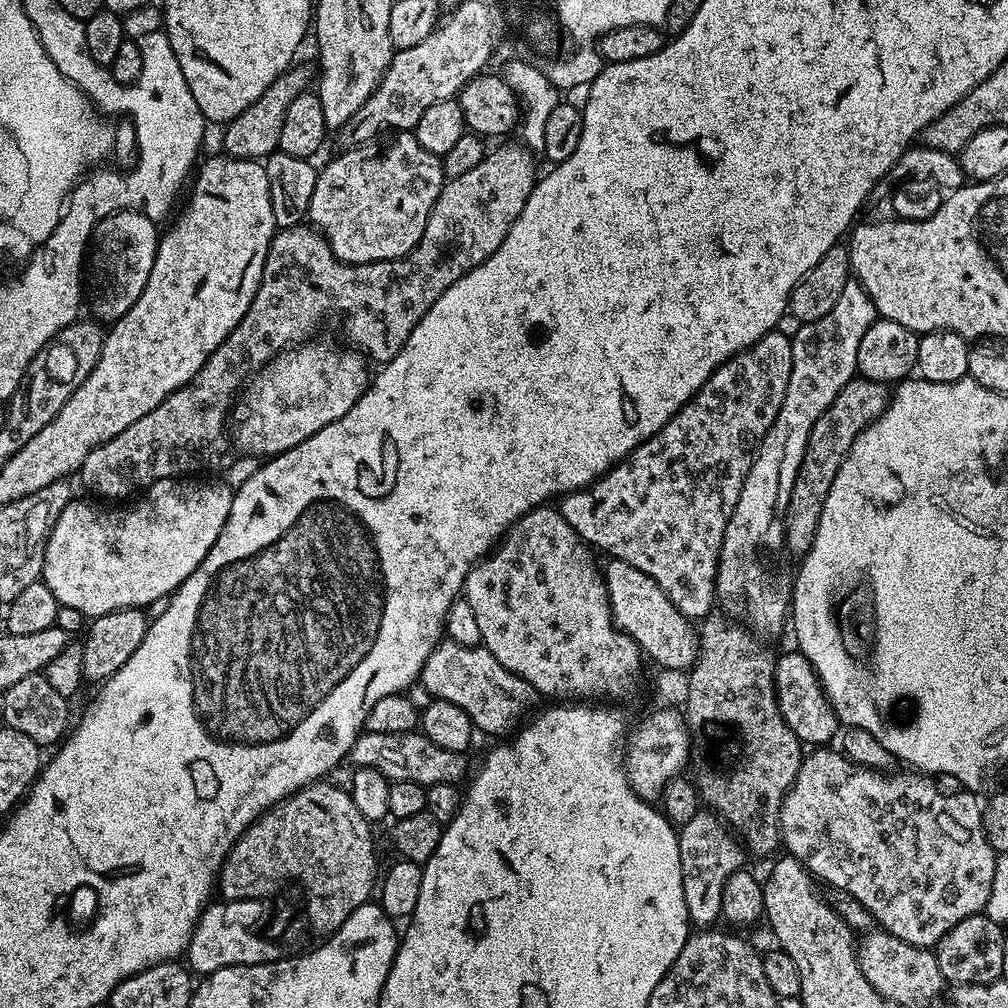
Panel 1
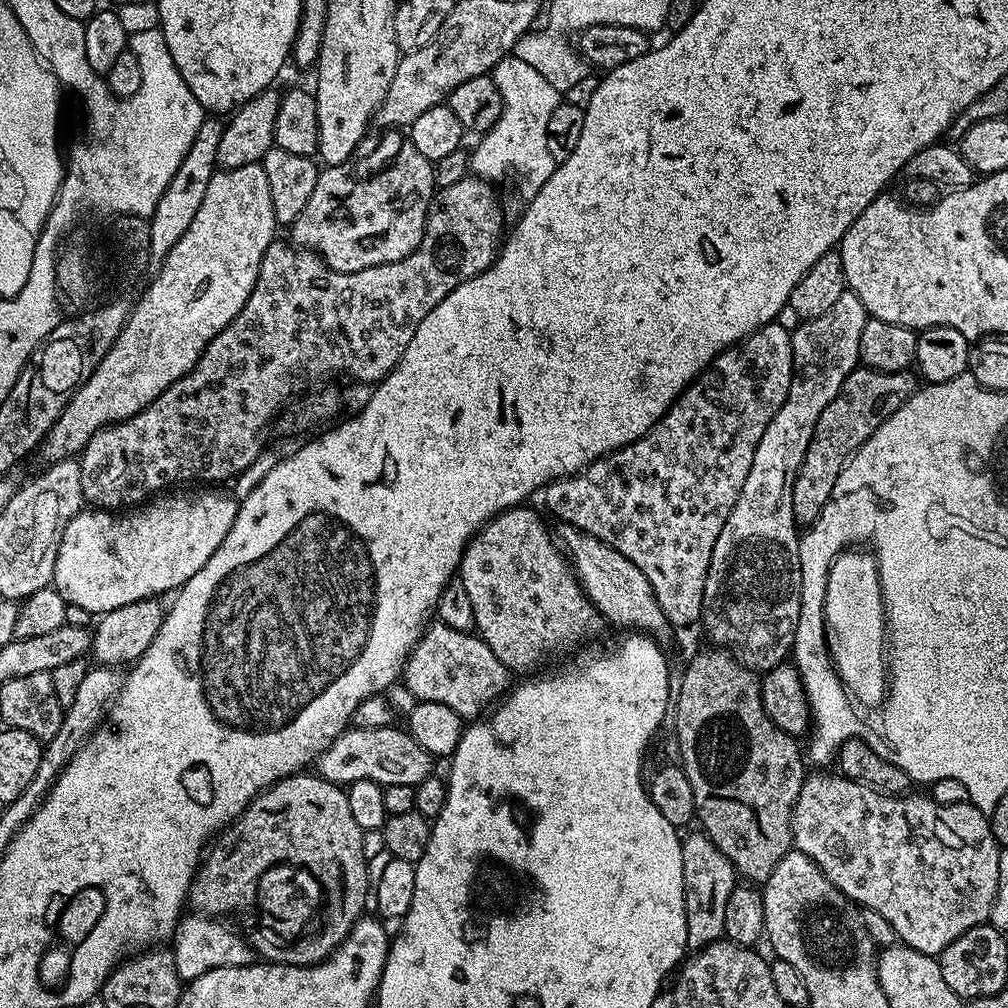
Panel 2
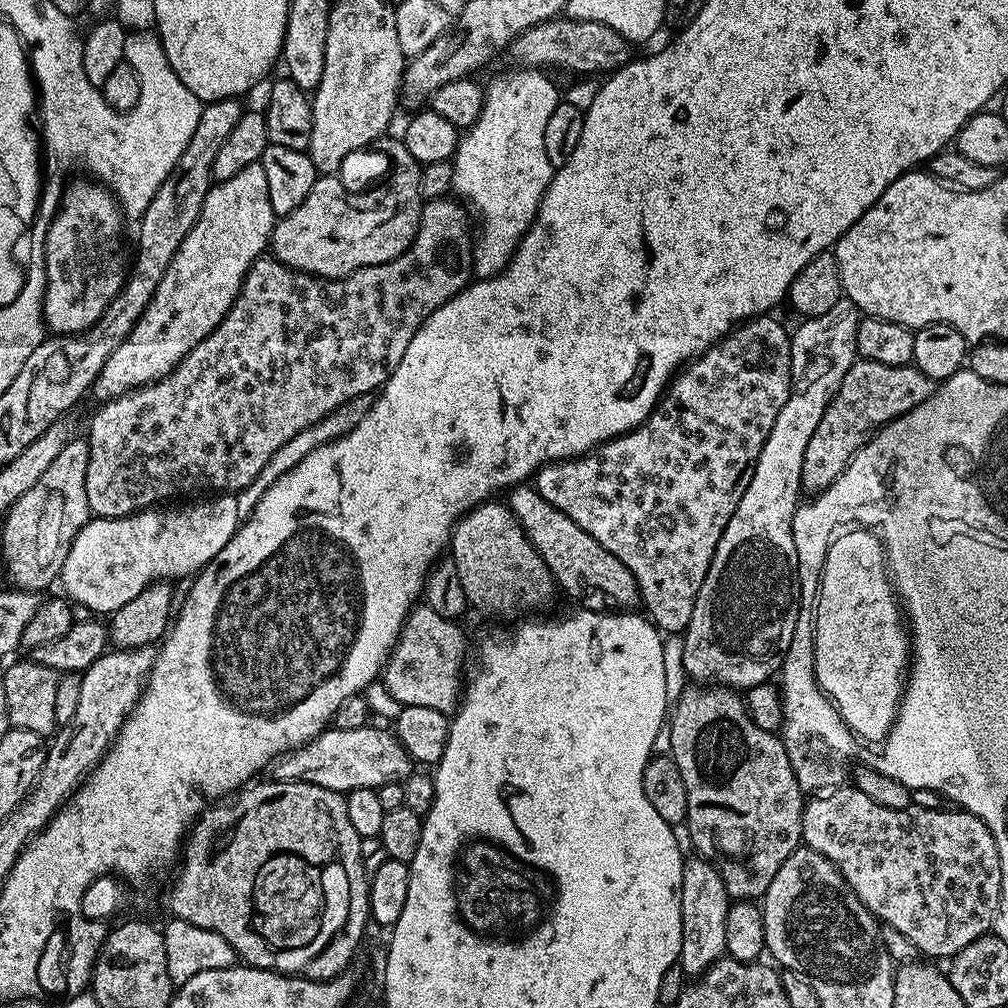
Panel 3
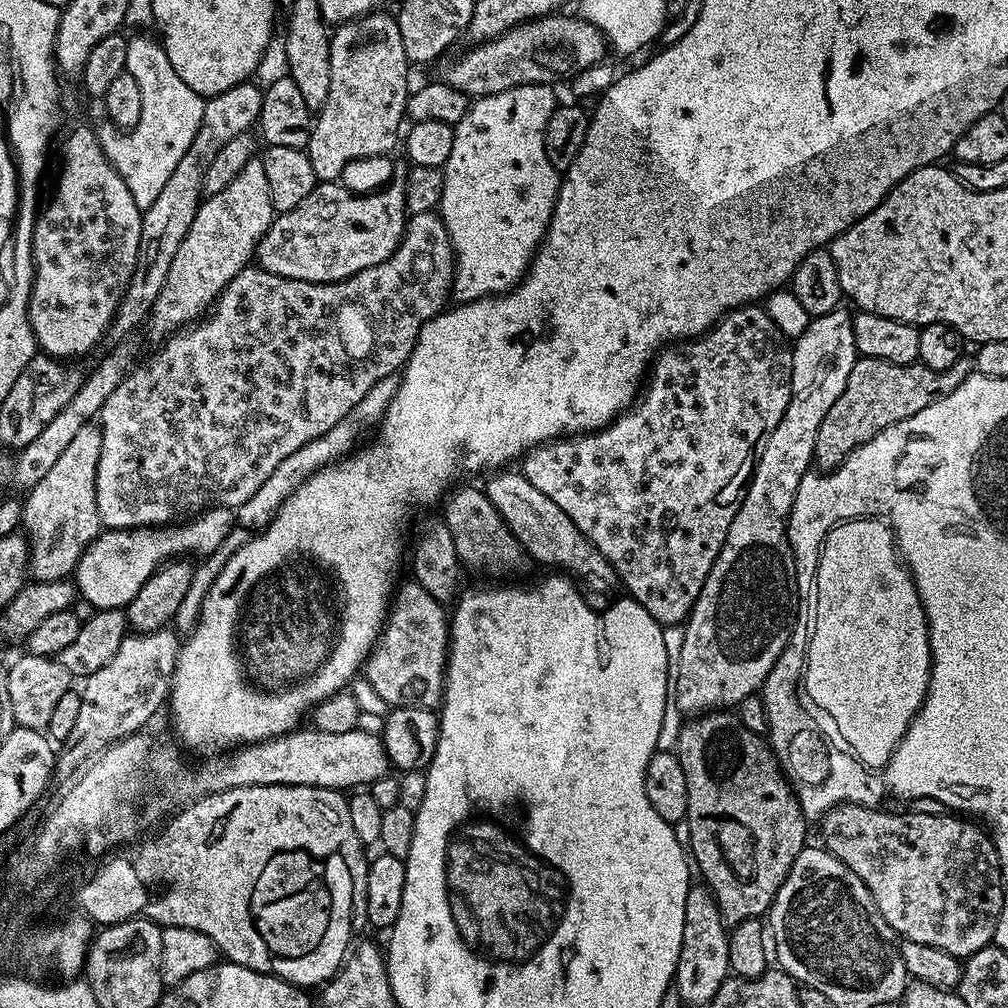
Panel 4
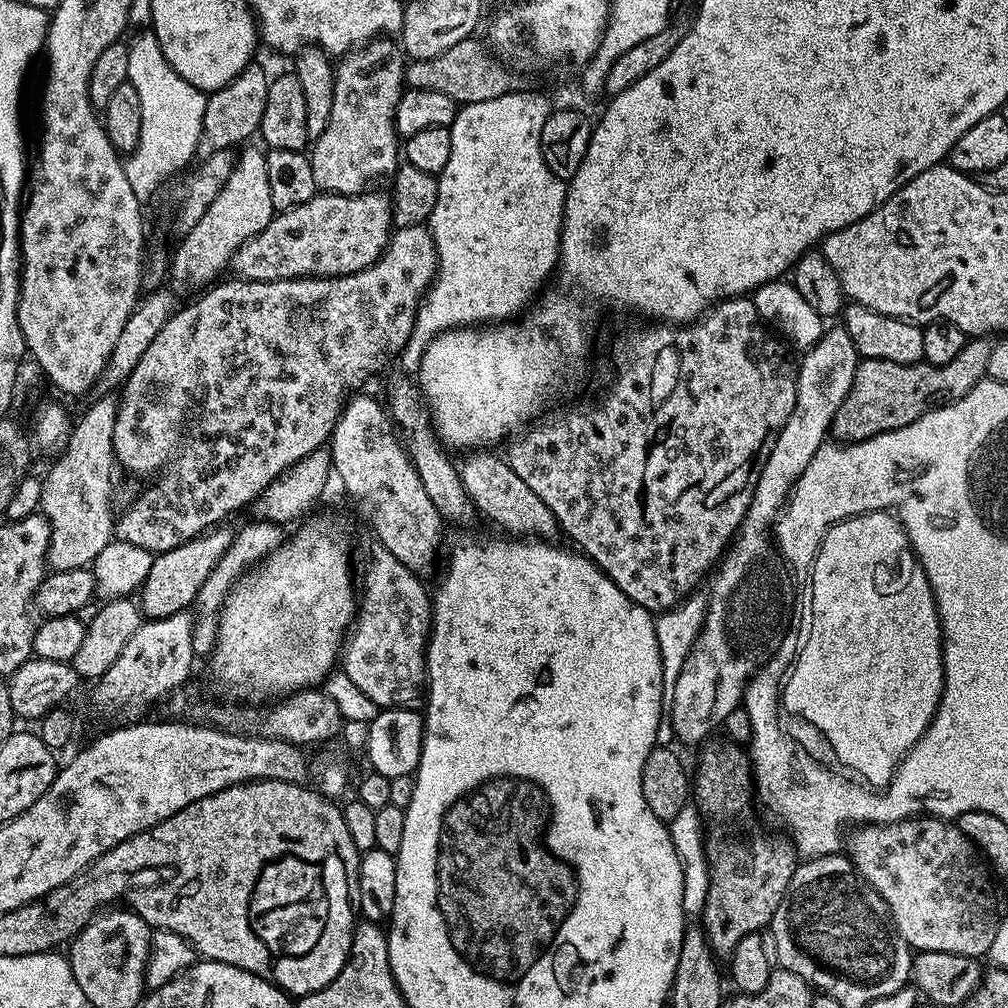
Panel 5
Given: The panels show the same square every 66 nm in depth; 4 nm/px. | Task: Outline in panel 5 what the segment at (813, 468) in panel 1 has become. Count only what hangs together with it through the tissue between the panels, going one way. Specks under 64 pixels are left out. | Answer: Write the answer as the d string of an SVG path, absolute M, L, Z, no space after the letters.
M988 338L969 339L968 345L951 362L945 364L929 364L927 362L899 364L885 360L861 359L856 365L850 394L846 394L846 398L842 398L842 406L838 406L838 414L834 414L834 422L830 429L831 435L844 444L857 444L859 440L869 440L883 432L910 426L910 422L922 418L922 414L933 412L935 408L941 408L944 404L954 403L970 390L974 390L976 383L987 377L992 345L993 341Z

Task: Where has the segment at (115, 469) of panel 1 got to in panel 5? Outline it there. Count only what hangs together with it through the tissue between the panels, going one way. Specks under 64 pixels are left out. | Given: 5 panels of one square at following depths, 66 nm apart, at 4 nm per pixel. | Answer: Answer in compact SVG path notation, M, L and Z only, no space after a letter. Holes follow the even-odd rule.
M415 224L414 226L406 226L405 228L396 228L393 231L389 242L387 244L387 248L381 254L380 257L372 264L366 266L365 269L358 270L356 273L346 273L344 276L318 276L315 278L305 278L305 279L295 279L295 280L276 280L276 281L266 281L266 280L242 280L239 278L231 278L232 280L228 280L225 284L217 283L215 286L209 287L201 300L196 300L193 304L188 304L181 307L179 310L173 312L170 319L166 322L166 326L162 326L162 330L158 330L158 334L154 338L154 342L150 342L150 346L146 346L146 354L142 354L142 358L138 358L138 366L134 366L134 370L128 375L128 380L122 385L122 391L118 396L118 403L116 405L116 421L114 422L114 454L116 455L117 465L121 469L124 468L128 472L137 472L140 476L148 476L151 472L159 473L161 469L165 466L170 465L175 472L182 472L182 458L178 455L181 448L185 448L188 454L186 454L186 466L190 466L192 470L192 492L188 494L188 496L176 496L176 500L164 500L164 508L166 509L164 512L164 540L168 540L170 542L170 546L172 548L178 547L180 544L185 544L187 540L193 540L198 535L206 532L208 529L211 529L213 526L219 525L221 522L227 521L224 520L227 518L231 512L236 512L239 508L244 508L248 503L251 502L252 499L259 497L264 491L268 488L268 485L275 482L277 477L282 475L285 469L291 467L292 464L298 463L299 460L302 460L306 455L309 455L312 451L316 451L320 447L327 445L329 441L332 439L332 431L334 430L334 426L336 425L336 420L340 416L340 411L344 409L346 401L349 399L350 393L353 390L360 390L364 383L367 382L368 379L371 378L372 375L375 374L376 371L379 370L380 367L383 366L384 363L388 360L388 355L391 352L399 353L406 346L406 342L410 338L410 334L414 330L414 322L416 321L416 309L420 307L420 302L424 298L424 293L427 292L428 287L432 284L432 279L436 277L436 243L432 240L431 231L424 224ZM188 370L248 370L248 408L244 408L244 412L242 412L242 420L238 422L232 422L232 432L240 432L240 434L236 434L236 436L240 436L238 440L230 440L230 434L226 434L228 438L222 438L220 442L208 442L208 438L206 438L206 442L198 442L198 444L194 444L191 441L186 443L186 437L190 432L190 423L188 424L188 408L195 409L198 404L198 398L194 394L194 390L188 390Z

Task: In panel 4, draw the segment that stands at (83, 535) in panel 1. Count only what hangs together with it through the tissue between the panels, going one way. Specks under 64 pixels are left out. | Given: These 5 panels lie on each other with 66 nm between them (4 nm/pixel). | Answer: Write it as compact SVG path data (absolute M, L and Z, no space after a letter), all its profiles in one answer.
M205 508L200 515L191 517L187 522L177 522L171 526L101 531L76 563L74 583L79 595L92 602L98 610L123 609L161 564L191 557L191 552L196 556L219 553L222 542L234 527L232 516L234 512L231 508Z

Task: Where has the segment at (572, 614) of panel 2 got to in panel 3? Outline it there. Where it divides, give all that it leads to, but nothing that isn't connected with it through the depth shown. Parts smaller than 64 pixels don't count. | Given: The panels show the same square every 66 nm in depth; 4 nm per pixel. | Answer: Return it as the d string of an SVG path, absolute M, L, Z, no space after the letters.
M485 502L465 512L452 530L450 558L456 564L458 582L466 590L469 605L480 612L504 616L523 608L540 608L558 592L552 571L525 538L518 518L507 503L492 503L496 502Z

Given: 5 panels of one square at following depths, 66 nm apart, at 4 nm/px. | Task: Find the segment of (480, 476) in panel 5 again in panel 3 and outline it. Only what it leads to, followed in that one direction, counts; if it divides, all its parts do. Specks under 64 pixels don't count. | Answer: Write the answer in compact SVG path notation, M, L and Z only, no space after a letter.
M517 486L511 489L507 496L508 507L518 518L525 538L532 543L534 550L538 550L542 562L546 562L546 566L552 571L553 580L563 591L565 588L570 595L577 596L587 611L601 613L609 610L632 610L641 603L638 582L634 574L630 574L630 570L626 570L626 566L622 566L622 562L618 562L618 558L614 558L614 554L610 554L606 546L594 542L594 538L590 538L590 534L586 534L586 530L582 530L578 522L570 522L570 518L562 514L562 510L550 506L550 502L546 502L546 498L542 498L542 494L538 494L535 487Z

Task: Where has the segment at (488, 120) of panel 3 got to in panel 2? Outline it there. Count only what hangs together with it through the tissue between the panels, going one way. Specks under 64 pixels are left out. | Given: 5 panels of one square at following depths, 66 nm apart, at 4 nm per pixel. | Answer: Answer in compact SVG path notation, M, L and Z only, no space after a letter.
M514 54L504 56L492 67L490 73L494 86L500 95L500 117L498 122L489 132L483 133L476 144L476 149L470 152L470 168L479 179L485 182L492 180L512 180L516 179L516 184L525 192L525 197L531 198L536 191L543 186L546 178L554 174L558 161L550 158L550 150L546 147L546 125L550 123L550 114L554 114L556 107L562 102L562 94L534 70L534 66L529 66L522 62Z

